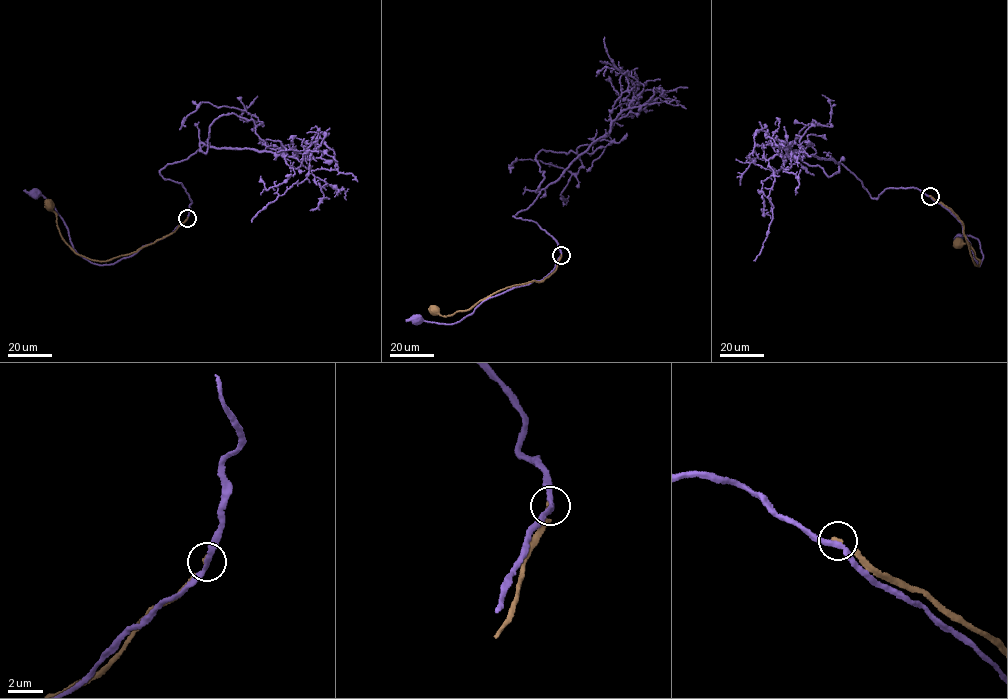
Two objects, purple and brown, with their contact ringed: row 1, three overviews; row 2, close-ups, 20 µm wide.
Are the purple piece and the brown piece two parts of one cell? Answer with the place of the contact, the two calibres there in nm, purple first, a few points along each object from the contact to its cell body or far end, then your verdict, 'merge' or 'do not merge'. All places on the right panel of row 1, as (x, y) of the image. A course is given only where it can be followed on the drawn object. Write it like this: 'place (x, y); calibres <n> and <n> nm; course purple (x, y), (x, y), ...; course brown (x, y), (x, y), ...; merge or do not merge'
place (930, 196); calibres 280 and 240 nm; course purple (930, 196), (960, 221), (979, 266), (983, 256), (979, 240), (965, 235), (958, 239); course brown (930, 196), (949, 207), (960, 220), (972, 260), (978, 265), (980, 261), (970, 244), (957, 243); do not merge

